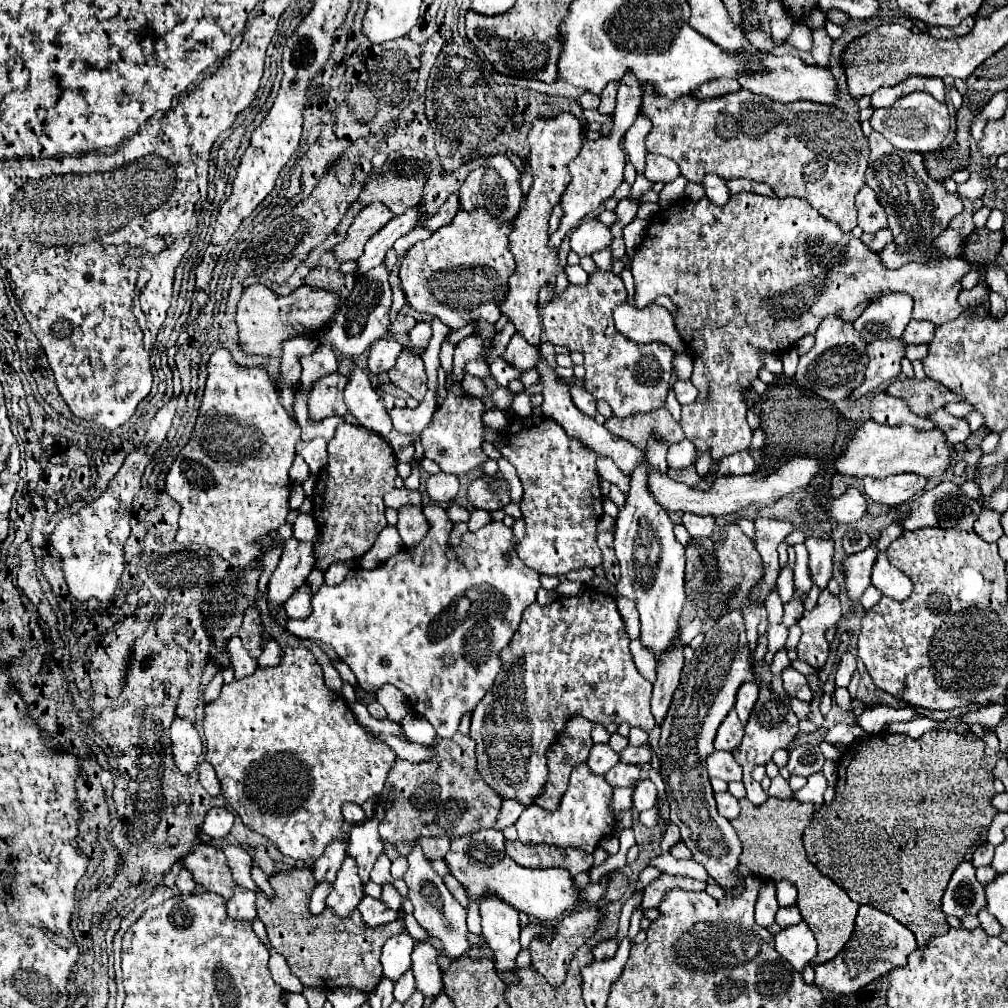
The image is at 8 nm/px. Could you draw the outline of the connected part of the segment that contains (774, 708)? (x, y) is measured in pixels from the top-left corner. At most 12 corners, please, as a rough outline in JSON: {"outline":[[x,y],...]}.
{"outline":[[769,685],[733,751],[743,767],[747,799],[769,797],[751,769],[765,765],[773,751],[789,749],[799,719],[789,699]]}

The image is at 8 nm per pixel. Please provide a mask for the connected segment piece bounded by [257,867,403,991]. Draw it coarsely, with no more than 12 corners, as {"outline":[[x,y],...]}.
{"outline":[[309,867],[273,875],[257,915],[301,983],[373,991],[403,923],[311,915]]}

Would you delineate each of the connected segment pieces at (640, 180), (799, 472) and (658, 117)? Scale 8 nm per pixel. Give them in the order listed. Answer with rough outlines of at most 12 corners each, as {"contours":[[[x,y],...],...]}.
{"contours":[[[643,173],[636,176],[631,195],[649,191],[651,183]],[[789,459],[771,475],[719,477],[709,491],[651,467],[647,487],[669,513],[729,515],[771,505],[821,471]],[[747,89],[645,91],[647,151],[857,225],[853,115]]]}

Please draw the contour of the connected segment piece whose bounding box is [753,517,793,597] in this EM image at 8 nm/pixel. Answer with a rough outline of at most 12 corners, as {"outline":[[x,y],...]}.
{"outline":[[753,519],[767,567],[767,597],[779,575],[777,545],[793,531],[785,519]]}

